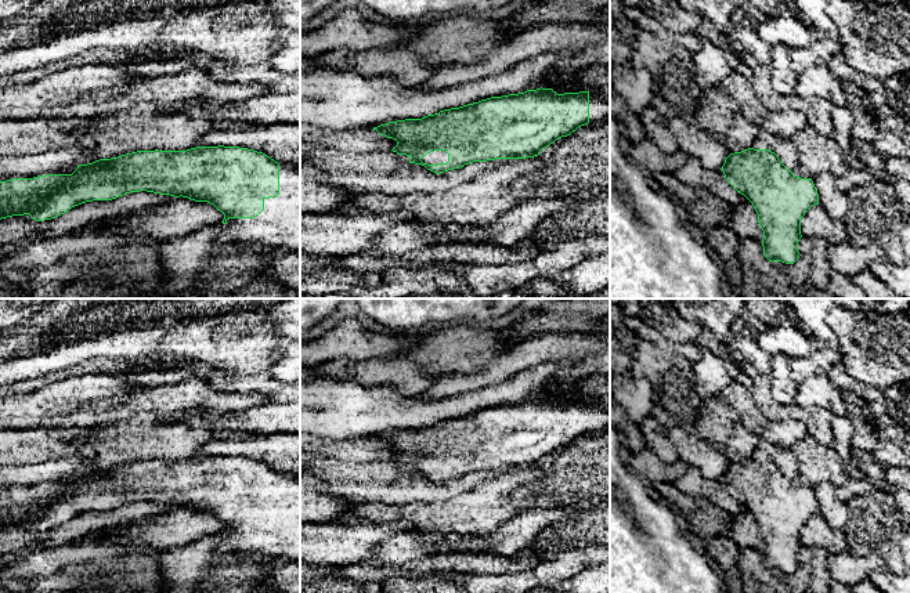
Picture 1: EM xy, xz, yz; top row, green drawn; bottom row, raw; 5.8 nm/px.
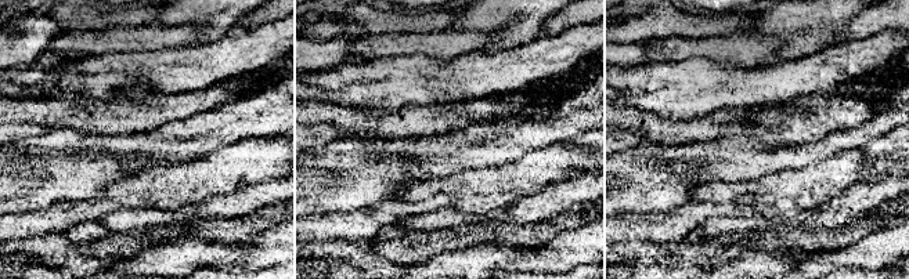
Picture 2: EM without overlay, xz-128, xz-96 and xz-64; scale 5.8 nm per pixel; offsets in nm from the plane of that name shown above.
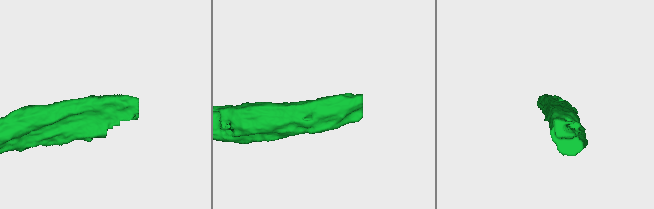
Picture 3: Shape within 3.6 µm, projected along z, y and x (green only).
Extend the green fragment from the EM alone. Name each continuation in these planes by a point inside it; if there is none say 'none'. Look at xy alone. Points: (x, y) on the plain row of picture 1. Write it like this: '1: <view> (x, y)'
1: xy (277, 537)

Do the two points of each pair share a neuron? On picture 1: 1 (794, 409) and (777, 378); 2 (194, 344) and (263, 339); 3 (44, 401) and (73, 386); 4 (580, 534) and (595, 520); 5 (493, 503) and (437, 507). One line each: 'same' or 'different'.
1: different
2: same
3: same
4: same
5: same

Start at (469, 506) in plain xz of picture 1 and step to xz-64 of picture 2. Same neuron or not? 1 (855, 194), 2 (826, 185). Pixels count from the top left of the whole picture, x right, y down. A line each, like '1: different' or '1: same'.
1: different
2: same

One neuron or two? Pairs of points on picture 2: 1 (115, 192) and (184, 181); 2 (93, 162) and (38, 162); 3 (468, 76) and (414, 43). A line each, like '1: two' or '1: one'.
1: one
2: one
3: two

